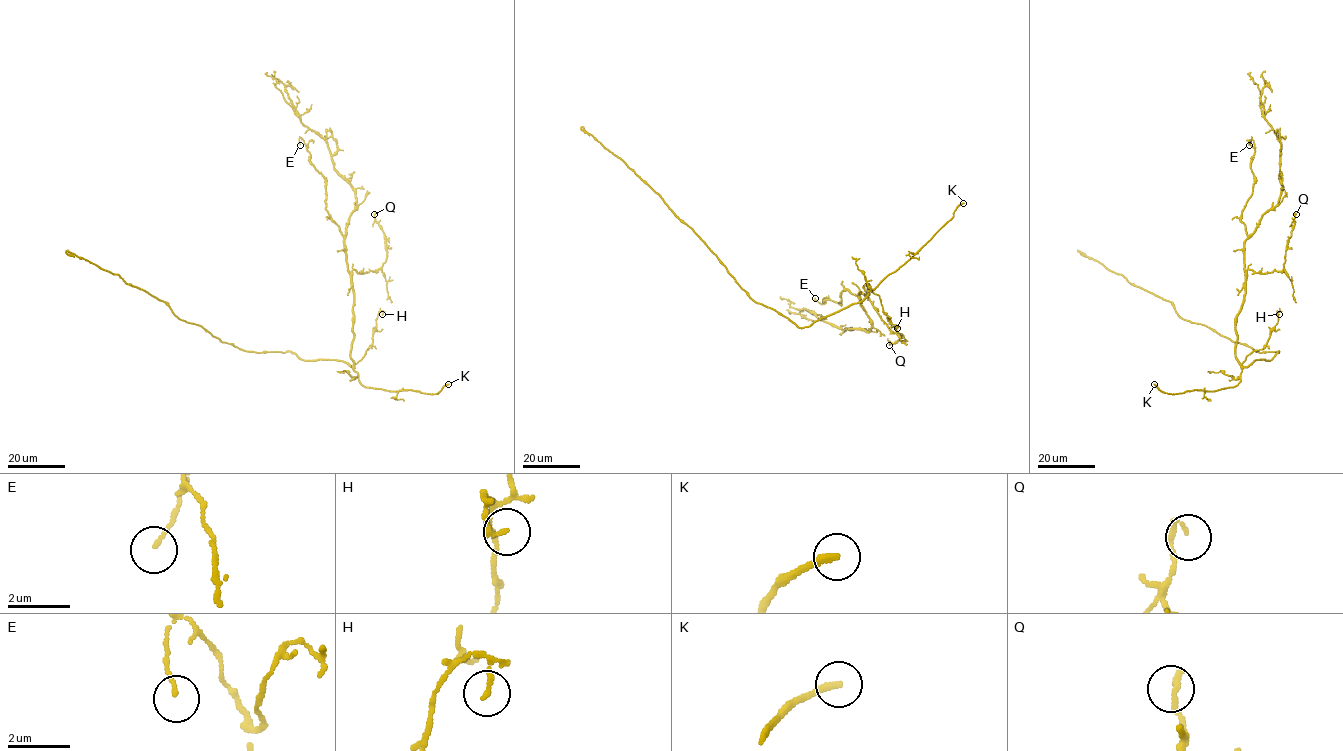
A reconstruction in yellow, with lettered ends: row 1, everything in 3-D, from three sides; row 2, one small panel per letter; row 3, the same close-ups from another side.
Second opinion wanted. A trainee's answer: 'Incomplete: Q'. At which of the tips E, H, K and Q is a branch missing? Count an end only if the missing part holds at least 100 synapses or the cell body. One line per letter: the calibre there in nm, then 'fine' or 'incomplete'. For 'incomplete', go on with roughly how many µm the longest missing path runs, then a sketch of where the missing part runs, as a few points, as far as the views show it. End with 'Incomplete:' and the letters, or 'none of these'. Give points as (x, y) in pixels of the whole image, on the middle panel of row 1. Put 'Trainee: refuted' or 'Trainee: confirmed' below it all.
E: 110 nm thick; fine
H: 150 nm thick; fine
K: 240 nm thick; incomplete; about 35 µm are missing; missing branch runs (963, 203), (973, 203), (983, 216), (984, 226), (996, 232), (1004, 244), (1021, 247)
Q: 110 nm thick; fine
Incomplete: K
Trainee: refuted

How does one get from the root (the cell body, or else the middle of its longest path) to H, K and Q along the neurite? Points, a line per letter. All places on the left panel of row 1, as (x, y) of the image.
H: (339, 360), (353, 367), (364, 357), (372, 342), (377, 314), (381, 311), (382, 314)
K: (339, 360), (353, 367), (359, 382), (366, 387), (437, 394), (448, 384)
Q: (339, 360), (353, 367), (350, 357), (354, 338), (351, 271), (376, 271), (386, 260), (385, 237), (374, 214)

